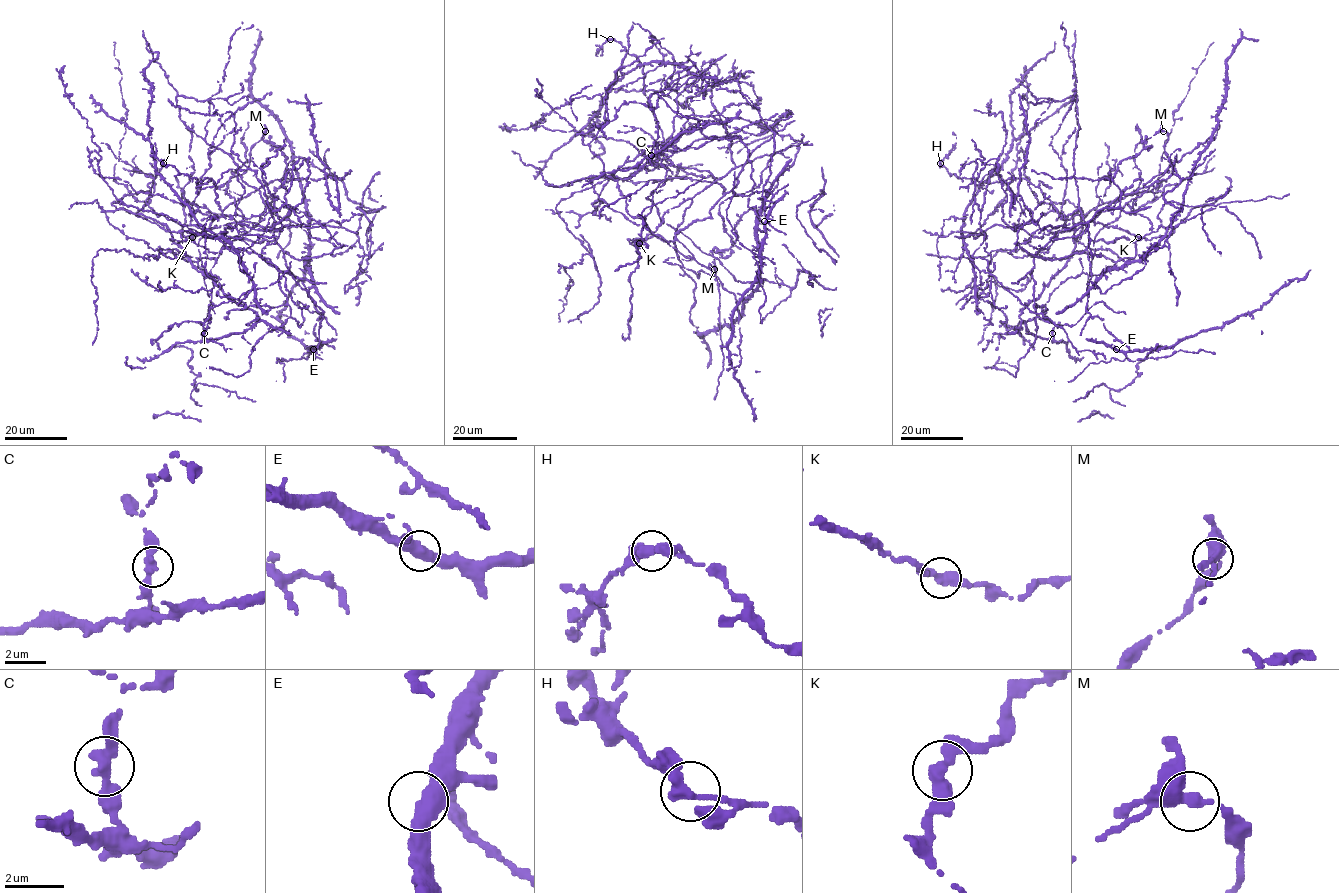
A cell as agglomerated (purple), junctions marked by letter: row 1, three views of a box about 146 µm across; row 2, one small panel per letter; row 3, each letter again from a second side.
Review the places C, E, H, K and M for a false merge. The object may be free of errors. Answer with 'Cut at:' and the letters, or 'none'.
Cut at: M

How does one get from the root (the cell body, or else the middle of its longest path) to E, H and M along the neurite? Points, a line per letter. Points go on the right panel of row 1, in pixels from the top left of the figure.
E: (1035, 336), (1053, 338), (1039, 315), (1066, 279), (1135, 256), (1124, 236), (1086, 247), (1086, 309), (1116, 349)
H: (1035, 336), (1053, 338), (1055, 288), (1135, 244), (1093, 241), (1024, 178), (940, 163)
M: (1035, 336), (1019, 316), (1075, 225), (1032, 236), (1021, 212), (1092, 222), (1163, 174), (1163, 131)

